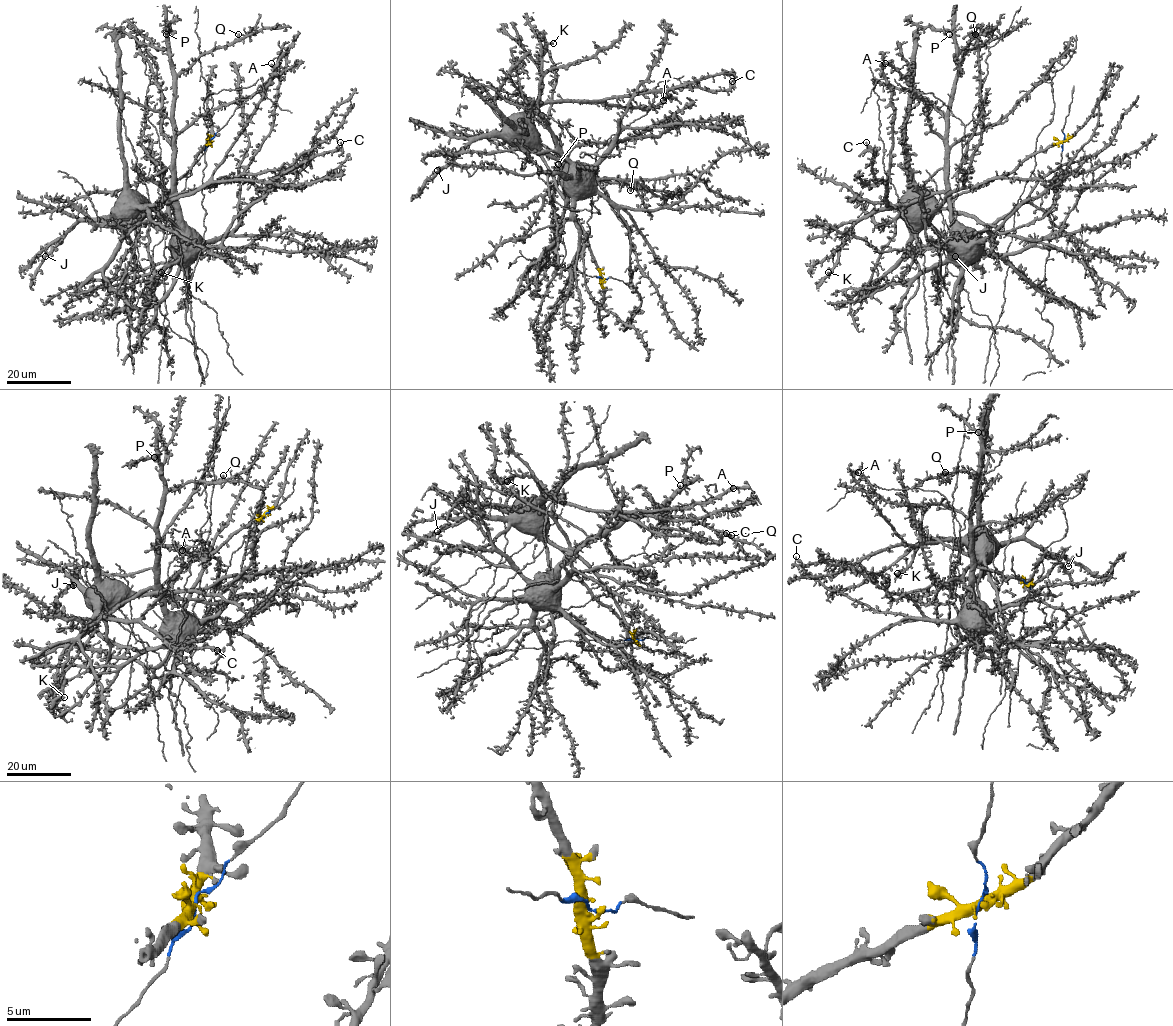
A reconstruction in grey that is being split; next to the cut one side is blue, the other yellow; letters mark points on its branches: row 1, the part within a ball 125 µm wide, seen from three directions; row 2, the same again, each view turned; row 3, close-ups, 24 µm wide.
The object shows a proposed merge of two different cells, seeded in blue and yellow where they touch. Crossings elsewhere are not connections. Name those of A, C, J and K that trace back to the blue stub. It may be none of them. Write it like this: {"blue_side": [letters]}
{"blue_side": []}

